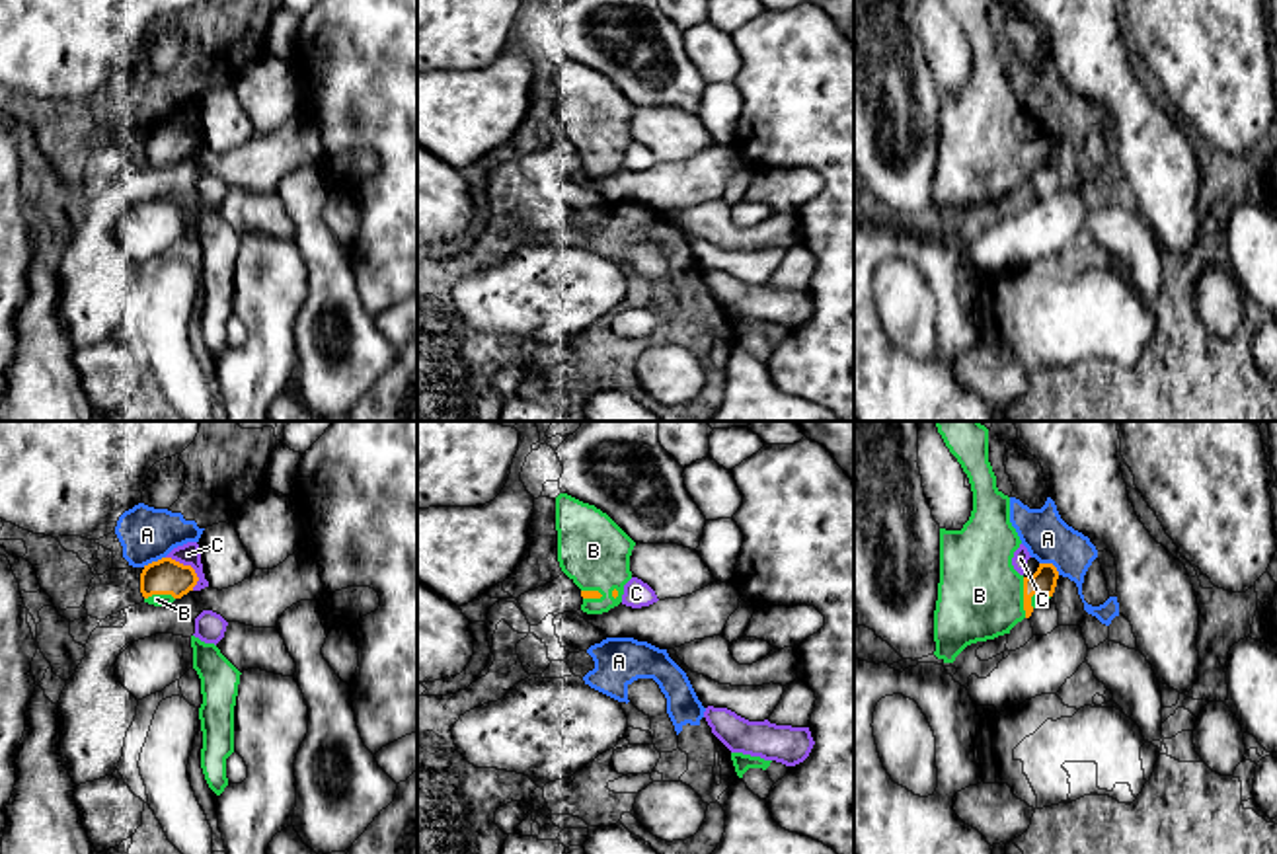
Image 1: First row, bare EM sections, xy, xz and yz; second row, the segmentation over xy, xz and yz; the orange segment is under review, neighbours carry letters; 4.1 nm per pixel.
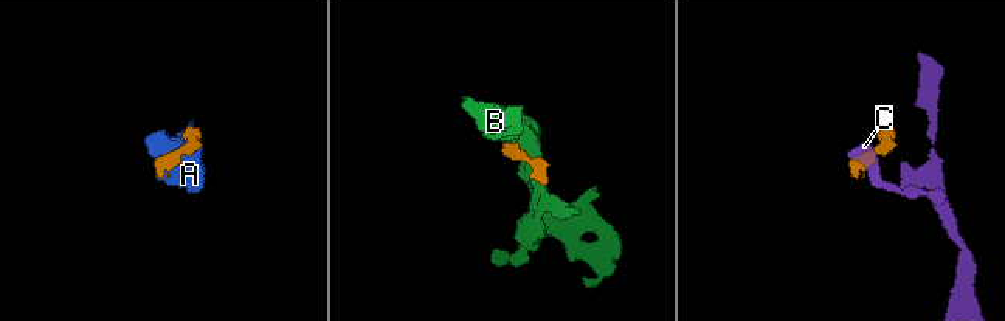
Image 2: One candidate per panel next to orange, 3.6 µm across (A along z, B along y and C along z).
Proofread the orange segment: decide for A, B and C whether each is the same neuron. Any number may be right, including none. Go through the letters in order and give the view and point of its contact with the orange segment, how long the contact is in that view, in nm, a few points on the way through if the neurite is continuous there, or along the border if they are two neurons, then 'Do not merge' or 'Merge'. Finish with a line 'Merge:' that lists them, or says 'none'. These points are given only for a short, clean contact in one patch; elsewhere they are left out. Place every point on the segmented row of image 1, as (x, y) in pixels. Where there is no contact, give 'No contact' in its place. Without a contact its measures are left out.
A: Touches orange at yz (1051, 564). Shared border 100 nm. Do not merge
B: Touches orange at yz (1024, 597). Shared border 170 nm. Path across: yz (1044, 582), (1024, 597), (979, 595). Merge
C: Touches orange at xy (190, 566). Shared border 180 nm. Boundary: xy (166, 556), (193, 570), (197, 578), (193, 589). Do not merge
Merge: B

